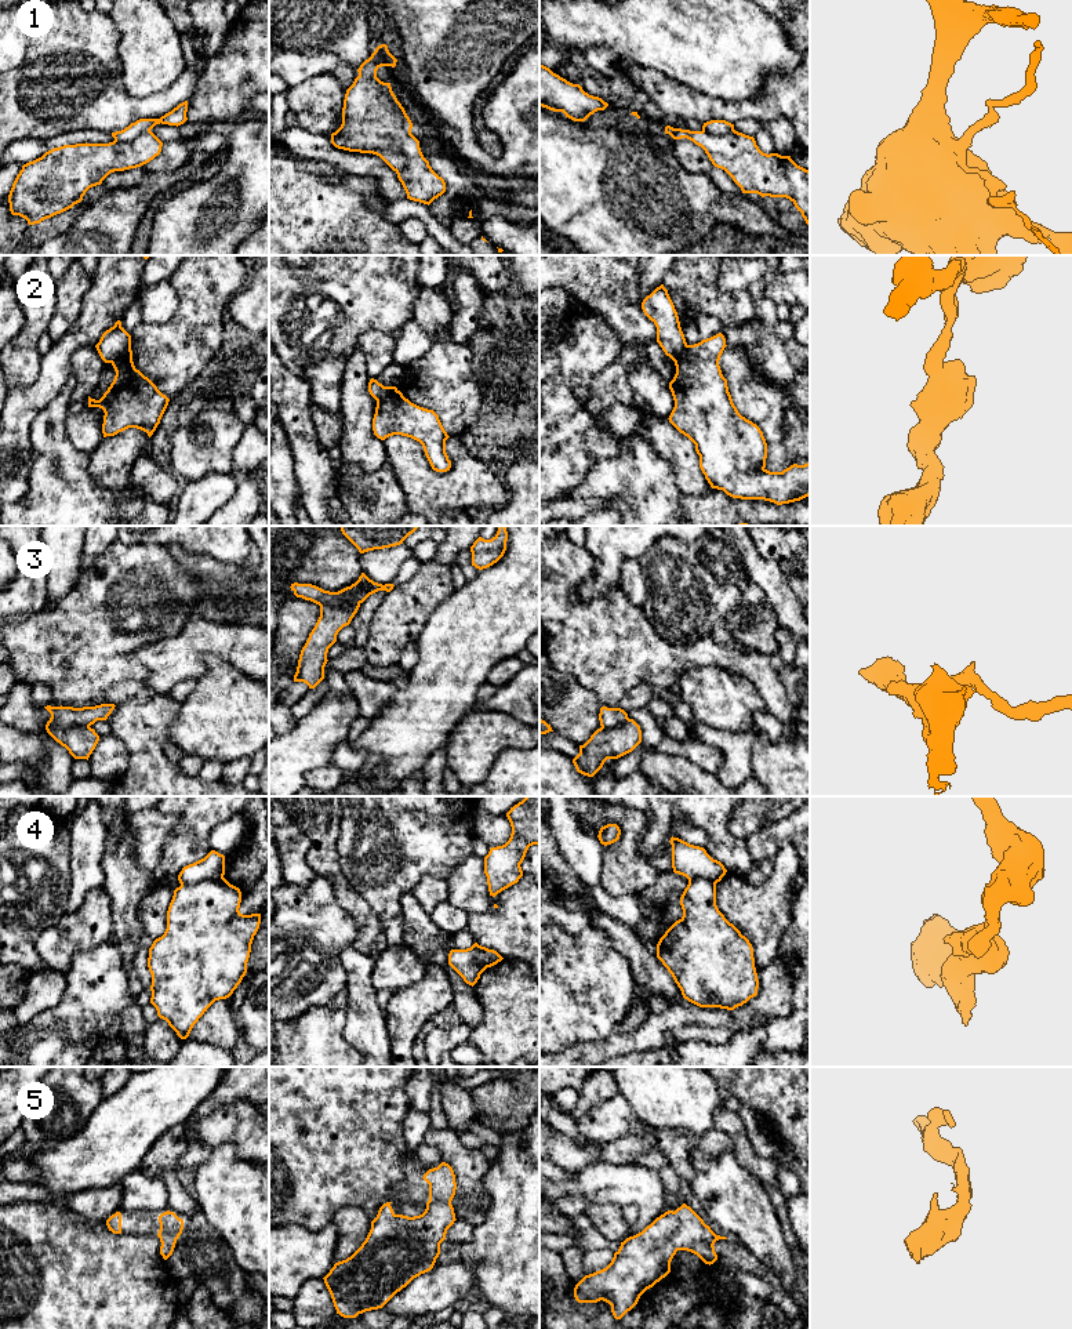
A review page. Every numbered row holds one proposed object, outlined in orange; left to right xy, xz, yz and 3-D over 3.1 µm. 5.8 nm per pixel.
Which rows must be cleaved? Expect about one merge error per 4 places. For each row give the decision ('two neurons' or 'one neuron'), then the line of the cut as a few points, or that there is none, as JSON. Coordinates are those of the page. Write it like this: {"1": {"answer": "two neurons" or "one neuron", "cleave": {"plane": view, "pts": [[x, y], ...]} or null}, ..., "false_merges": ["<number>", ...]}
{"1": {"answer": "two neurons", "cleave": {"plane": "xz", "pts": [[377, 155], [398, 149], [407, 162]]}}, "2": {"answer": "two neurons", "cleave": {"plane": "xy", "pts": [[130, 347], [109, 362]]}}, "3": {"answer": "two neurons", "cleave": {"plane": "xy", "pts": [[88, 725], [57, 725], [47, 730]]}}, "4": {"answer": "two neurons", "cleave": {"plane": "xy", "pts": [[222, 877], [181, 885]]}}, "5": {"answer": "one neuron", "cleave": null}, "false_merges": ["1", "2", "3", "4"]}

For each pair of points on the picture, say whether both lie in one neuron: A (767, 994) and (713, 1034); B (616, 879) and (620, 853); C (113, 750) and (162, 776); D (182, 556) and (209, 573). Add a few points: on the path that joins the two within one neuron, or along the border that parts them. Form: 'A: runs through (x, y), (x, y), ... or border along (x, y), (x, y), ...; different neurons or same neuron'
A: runs through (753, 1008), (741, 1020), (727, 1026); same neuron
B: runs through (620, 872), (620, 860); same neuron
C: border along (111, 734), (127, 752), (127, 768), (116, 781); different neurons
D: runs through (189, 560), (202, 566); same neuron

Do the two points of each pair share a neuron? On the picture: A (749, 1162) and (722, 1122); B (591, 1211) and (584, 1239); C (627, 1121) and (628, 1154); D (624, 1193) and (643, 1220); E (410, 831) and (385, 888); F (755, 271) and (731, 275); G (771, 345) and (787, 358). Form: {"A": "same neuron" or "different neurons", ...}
{"A": "same neuron", "B": "different neurons", "C": "different neurons", "D": "same neuron", "E": "same neuron", "F": "same neuron", "G": "same neuron"}

